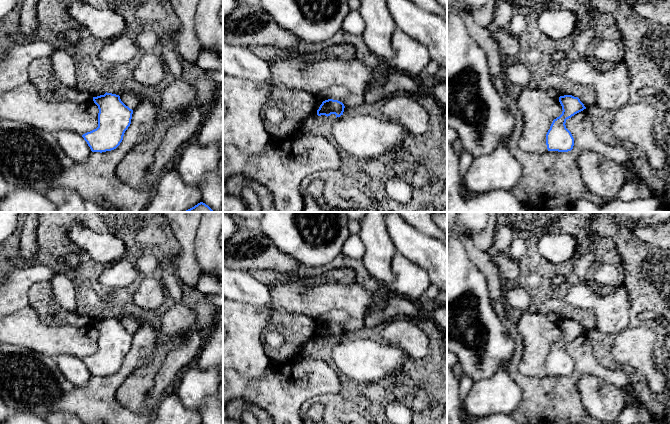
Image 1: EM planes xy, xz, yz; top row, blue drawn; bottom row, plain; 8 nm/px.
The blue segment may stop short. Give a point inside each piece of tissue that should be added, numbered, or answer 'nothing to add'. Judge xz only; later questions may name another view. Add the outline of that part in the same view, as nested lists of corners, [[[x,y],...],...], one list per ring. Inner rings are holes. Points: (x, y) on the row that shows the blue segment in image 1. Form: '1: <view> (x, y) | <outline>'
nothing to add

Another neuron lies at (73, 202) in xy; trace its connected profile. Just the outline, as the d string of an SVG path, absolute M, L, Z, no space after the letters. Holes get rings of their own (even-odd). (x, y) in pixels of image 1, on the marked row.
M66 190L65 201L56 205L57 212L87 212L84 206L85 201L73 190Z

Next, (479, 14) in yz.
M488 0L483 7L472 10L471 15L476 23L487 27L493 21L496 4L497 0Z

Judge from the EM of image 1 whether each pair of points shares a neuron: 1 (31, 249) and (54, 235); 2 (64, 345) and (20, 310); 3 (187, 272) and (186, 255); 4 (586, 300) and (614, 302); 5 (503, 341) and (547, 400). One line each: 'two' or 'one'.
1: two
2: one
3: one
4: one
5: two

